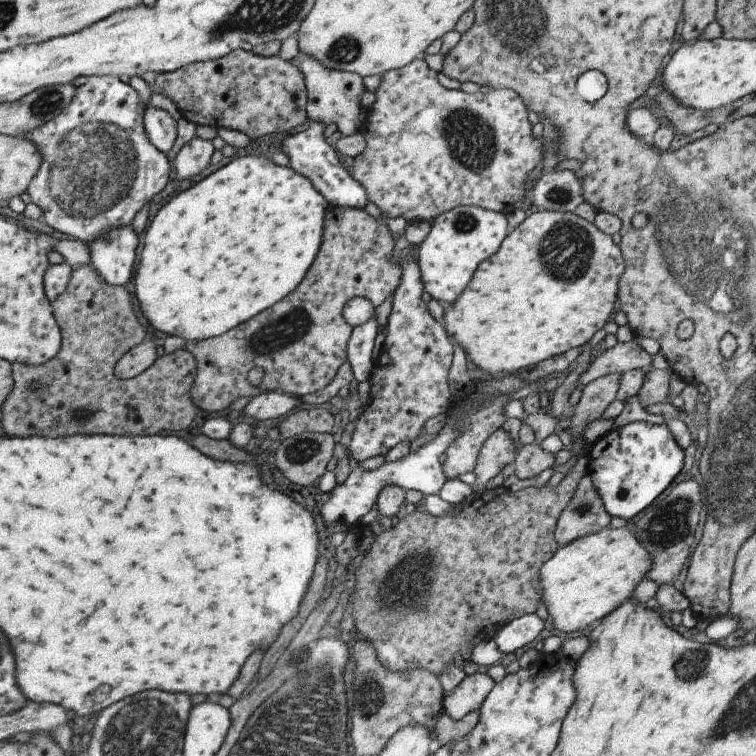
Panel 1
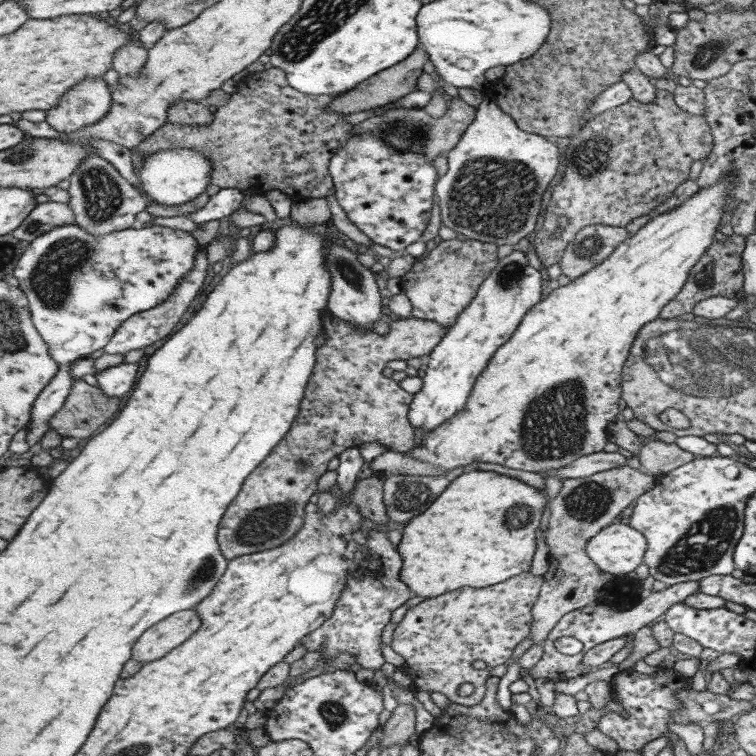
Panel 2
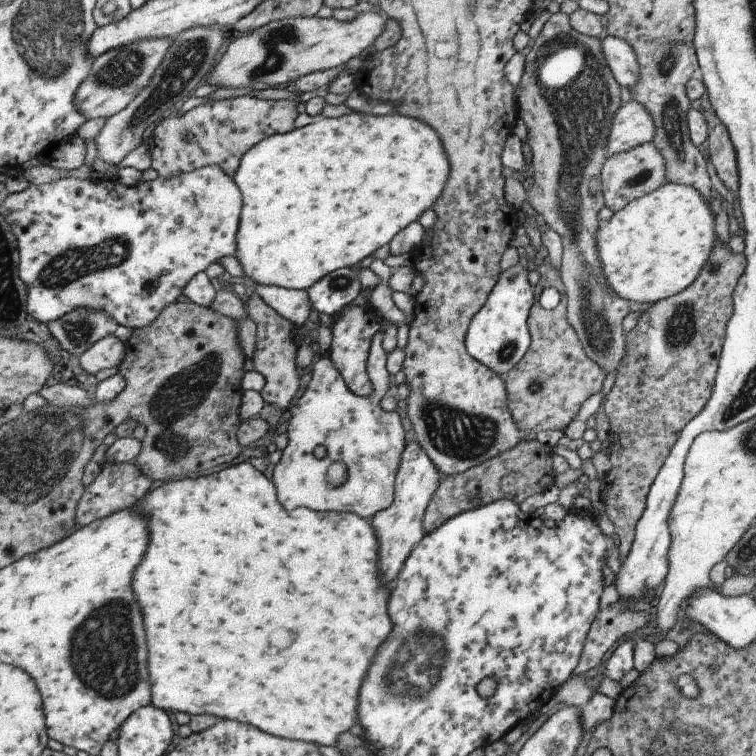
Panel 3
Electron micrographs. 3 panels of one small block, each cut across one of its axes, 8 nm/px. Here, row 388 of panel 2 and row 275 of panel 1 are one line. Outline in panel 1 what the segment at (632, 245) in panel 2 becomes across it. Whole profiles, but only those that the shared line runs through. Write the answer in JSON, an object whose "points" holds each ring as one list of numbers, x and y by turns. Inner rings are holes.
{"points":[[539,210,529,214,524,220,500,242,498,249,485,257,476,269,472,272,468,284,464,286,448,306,445,306,442,314,442,324,445,328,449,340,457,342,469,360,475,364,479,370,495,374,495,372,514,373,521,368,535,366,537,362,551,358,551,356,561,356,569,350,576,351,581,345,588,341,593,341,599,334,603,325,608,322,609,314,613,310,613,302,617,298,618,280,624,269,624,260,618,245,608,234,601,232,593,223,575,215,574,213,549,212]]}

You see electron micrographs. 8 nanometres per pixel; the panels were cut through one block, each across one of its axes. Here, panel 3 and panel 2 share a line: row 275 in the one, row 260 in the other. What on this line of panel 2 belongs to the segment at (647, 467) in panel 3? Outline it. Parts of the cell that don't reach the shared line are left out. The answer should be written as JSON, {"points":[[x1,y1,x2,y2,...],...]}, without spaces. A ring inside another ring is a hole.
{"points":[[734,233,725,238,724,242,714,241,707,251,697,258,697,262,689,270,689,276,683,282,681,290,660,311,659,319,676,319,682,314,691,313,700,301,715,295,731,299,739,297,742,294,742,282,744,281,743,273,741,273,741,251,743,248,744,240]]}

